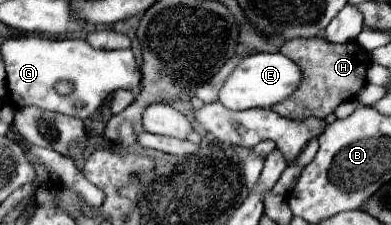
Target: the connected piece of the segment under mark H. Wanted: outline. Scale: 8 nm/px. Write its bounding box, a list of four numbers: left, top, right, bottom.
[270,37,370,121]

